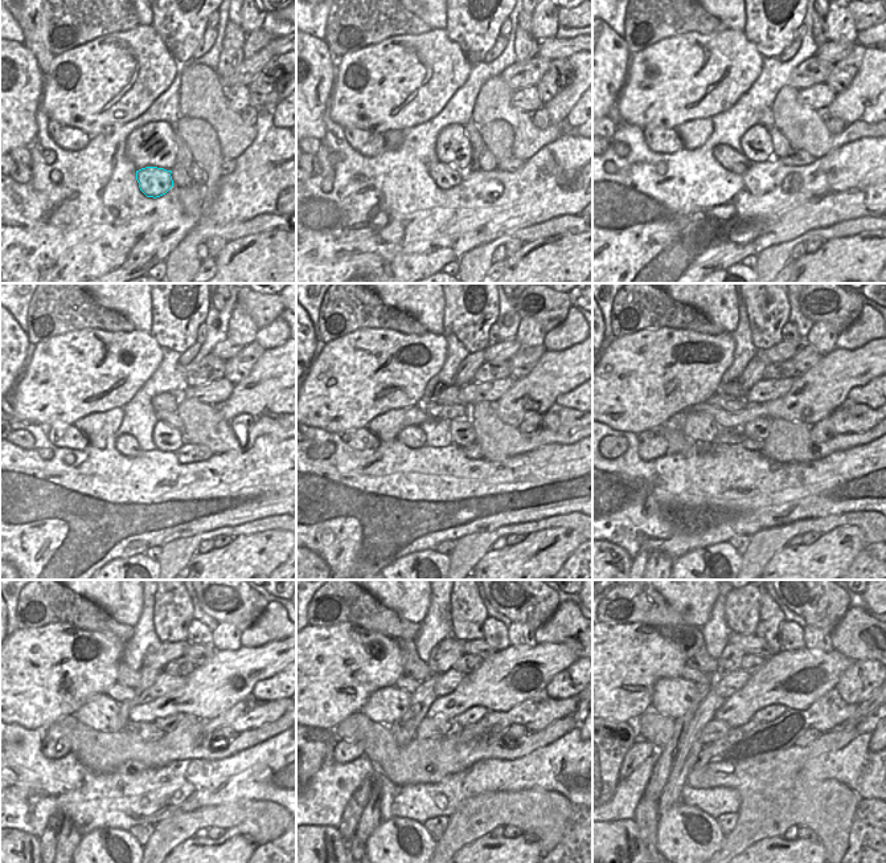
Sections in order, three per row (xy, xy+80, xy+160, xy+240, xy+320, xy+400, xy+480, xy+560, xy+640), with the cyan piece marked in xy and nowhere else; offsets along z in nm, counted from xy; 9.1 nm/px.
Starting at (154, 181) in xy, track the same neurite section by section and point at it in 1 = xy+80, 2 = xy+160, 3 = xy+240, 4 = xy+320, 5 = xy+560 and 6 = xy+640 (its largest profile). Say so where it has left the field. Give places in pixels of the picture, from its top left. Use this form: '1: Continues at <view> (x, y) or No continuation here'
1: Continues at xy+80 (446, 176)
2: Continues at xy+160 (735, 162)
3: Continues at xy+240 (126, 444)
4: Continues at xy+320 (413, 437)
5: Continues at xy+560 (386, 706)
6: Continues at xy+640 (672, 698)

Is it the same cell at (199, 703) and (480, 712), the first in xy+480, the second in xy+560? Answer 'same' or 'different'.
different

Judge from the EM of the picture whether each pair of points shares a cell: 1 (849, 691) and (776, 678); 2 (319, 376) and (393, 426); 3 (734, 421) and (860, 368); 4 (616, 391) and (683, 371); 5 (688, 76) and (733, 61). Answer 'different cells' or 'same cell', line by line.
1: different cells
2: different cells
3: same cell
4: same cell
5: same cell

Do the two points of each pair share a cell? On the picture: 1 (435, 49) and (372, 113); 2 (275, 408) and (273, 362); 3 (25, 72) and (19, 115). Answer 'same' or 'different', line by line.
1: same
2: different
3: same

